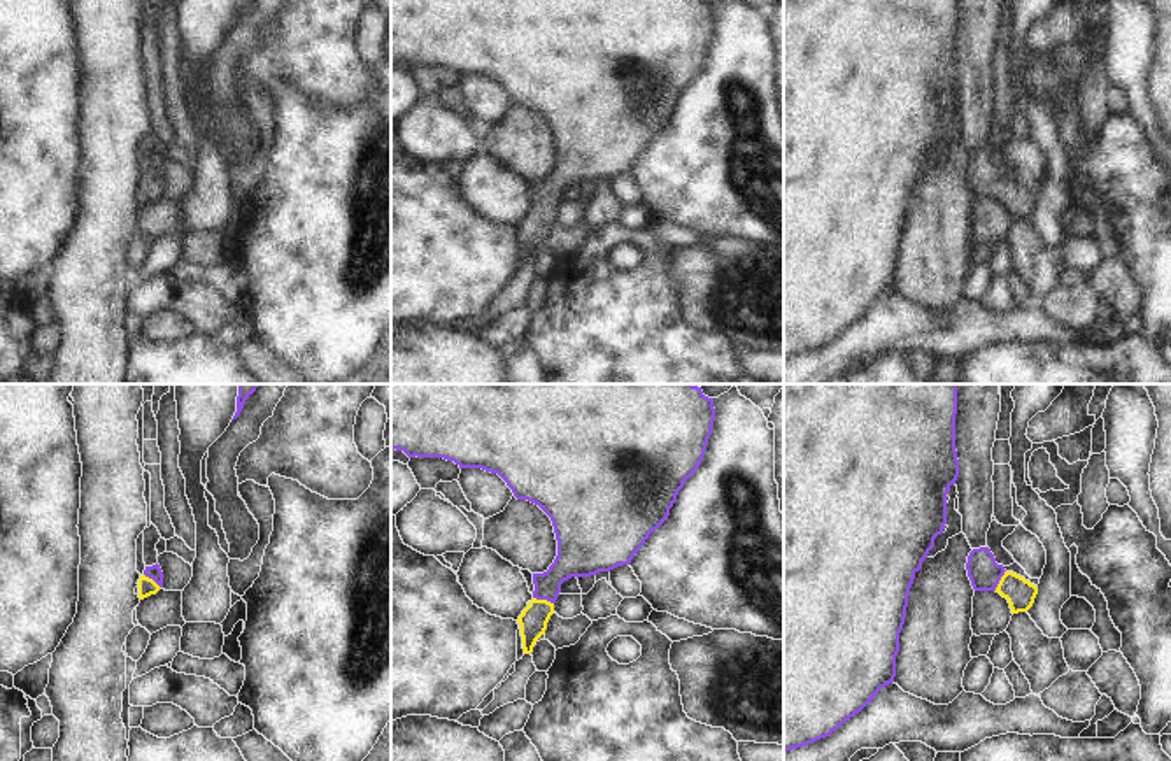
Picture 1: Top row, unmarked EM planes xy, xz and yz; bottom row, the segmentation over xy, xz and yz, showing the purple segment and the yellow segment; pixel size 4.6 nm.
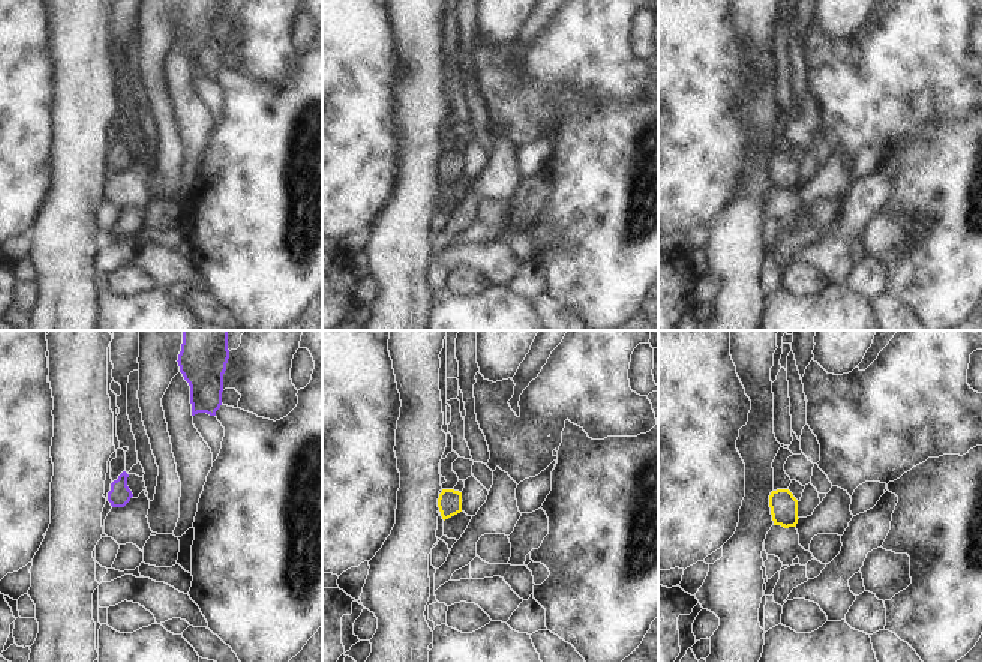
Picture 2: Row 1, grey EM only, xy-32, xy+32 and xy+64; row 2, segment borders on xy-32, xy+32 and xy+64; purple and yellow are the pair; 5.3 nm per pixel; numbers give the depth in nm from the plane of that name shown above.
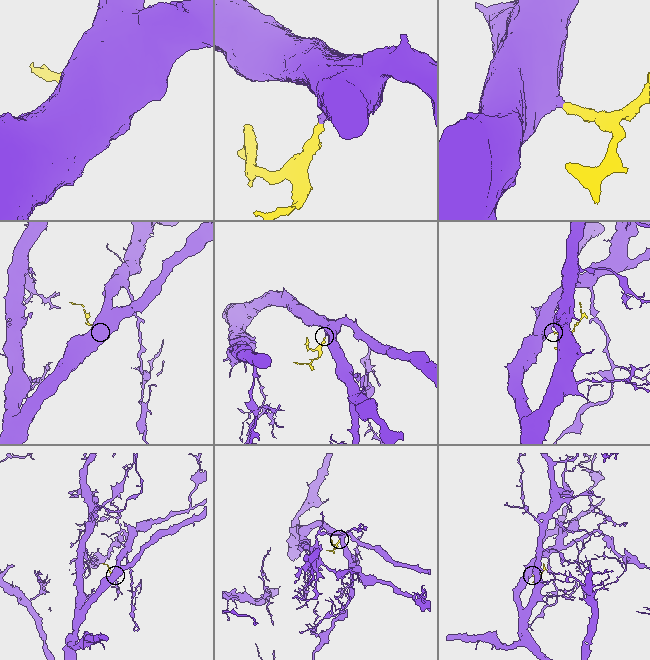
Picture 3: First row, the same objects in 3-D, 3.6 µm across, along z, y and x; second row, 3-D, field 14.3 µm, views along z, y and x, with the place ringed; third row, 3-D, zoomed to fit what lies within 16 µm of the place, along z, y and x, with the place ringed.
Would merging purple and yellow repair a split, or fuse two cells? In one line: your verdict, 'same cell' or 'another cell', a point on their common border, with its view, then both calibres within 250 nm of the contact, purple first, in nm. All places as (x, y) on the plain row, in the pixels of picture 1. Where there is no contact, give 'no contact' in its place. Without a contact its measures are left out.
same cell | xz (544, 206) | 190/130 nm

